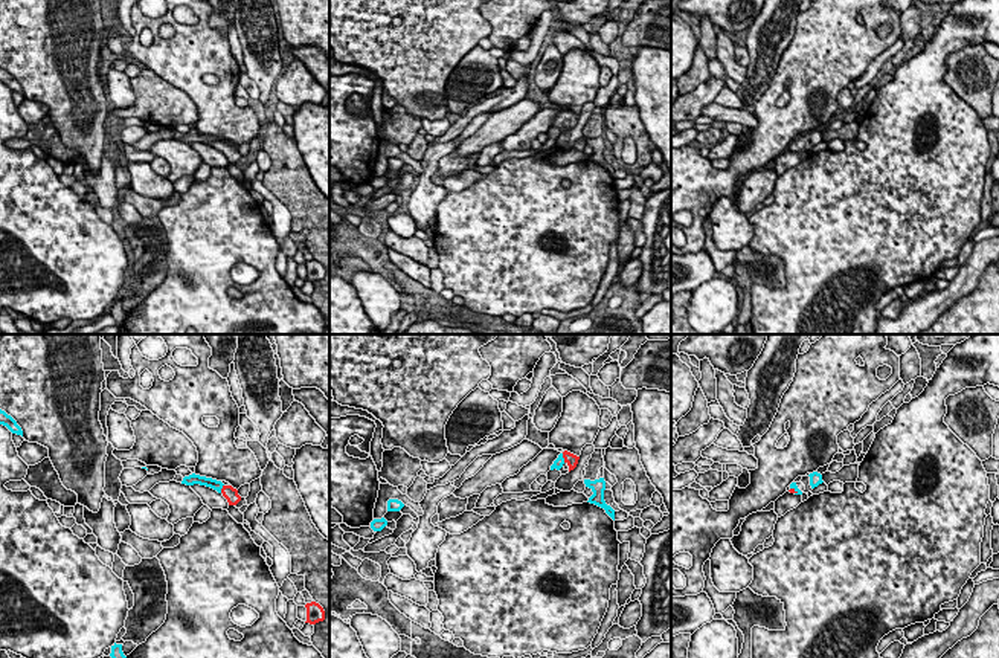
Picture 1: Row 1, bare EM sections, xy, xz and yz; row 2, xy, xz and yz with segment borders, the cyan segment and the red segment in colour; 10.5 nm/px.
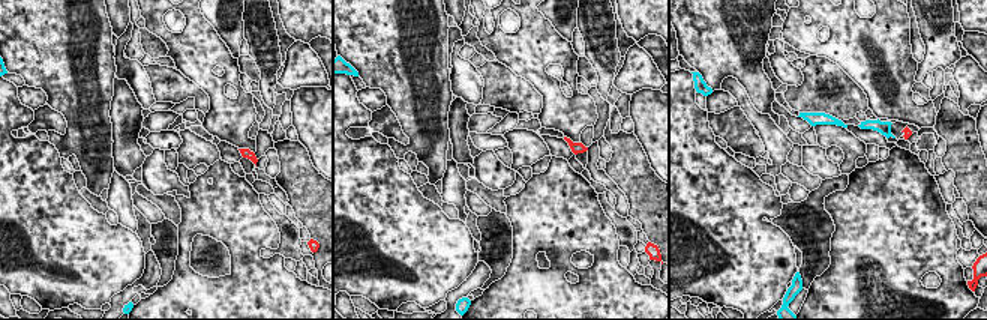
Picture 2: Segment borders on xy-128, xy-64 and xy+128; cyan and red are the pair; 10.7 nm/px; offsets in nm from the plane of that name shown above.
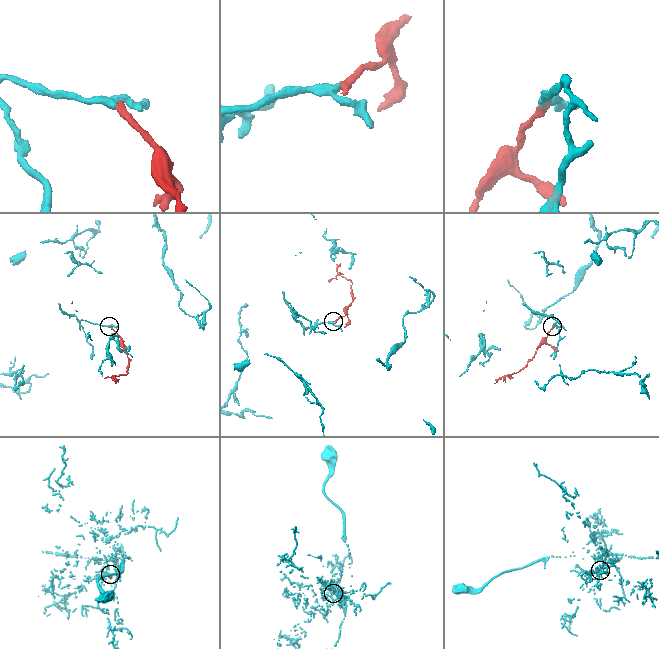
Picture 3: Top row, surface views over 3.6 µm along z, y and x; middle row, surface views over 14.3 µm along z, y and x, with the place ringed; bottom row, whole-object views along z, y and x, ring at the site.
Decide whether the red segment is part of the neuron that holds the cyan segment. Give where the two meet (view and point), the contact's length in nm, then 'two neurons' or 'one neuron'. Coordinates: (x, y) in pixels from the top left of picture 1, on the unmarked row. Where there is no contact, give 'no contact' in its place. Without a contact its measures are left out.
contact xy (221, 145); length 100 nm; one neuron

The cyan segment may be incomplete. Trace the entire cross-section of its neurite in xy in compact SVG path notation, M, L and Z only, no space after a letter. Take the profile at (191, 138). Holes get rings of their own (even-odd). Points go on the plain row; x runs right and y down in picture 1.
M192 131L189 134L185 134L181 142L186 142L186 144L200 142L200 144L210 145L218 151L221 151L227 157L229 163L236 163L241 159L241 154L238 153L236 147L233 147L232 144L224 144L221 139L217 139L212 136Z

